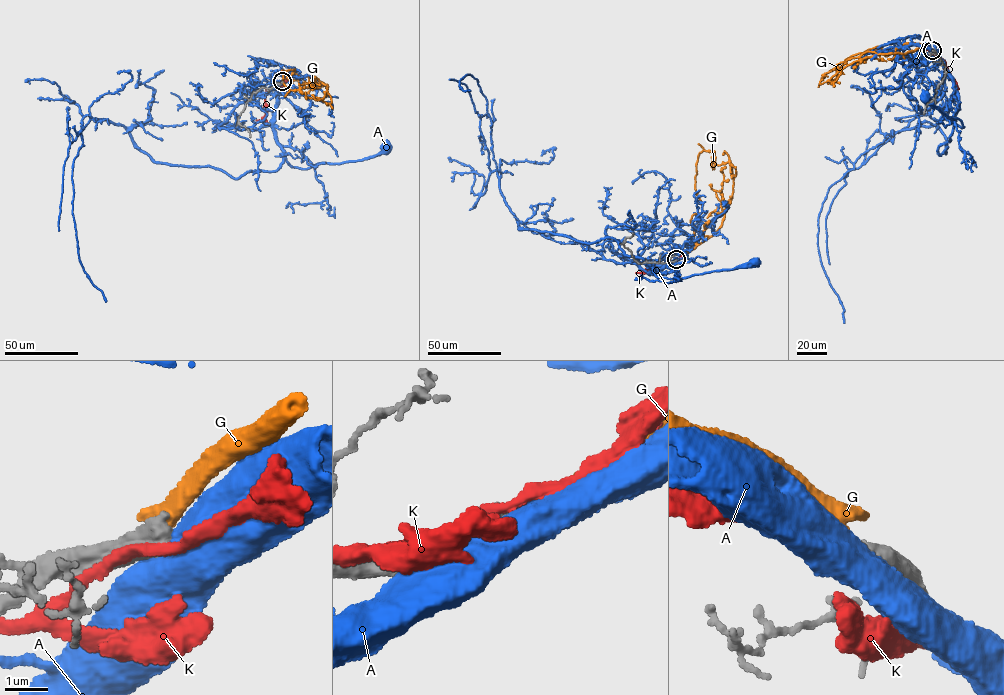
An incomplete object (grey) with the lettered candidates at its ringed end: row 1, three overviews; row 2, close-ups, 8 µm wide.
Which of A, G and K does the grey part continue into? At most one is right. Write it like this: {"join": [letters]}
{"join": []}

